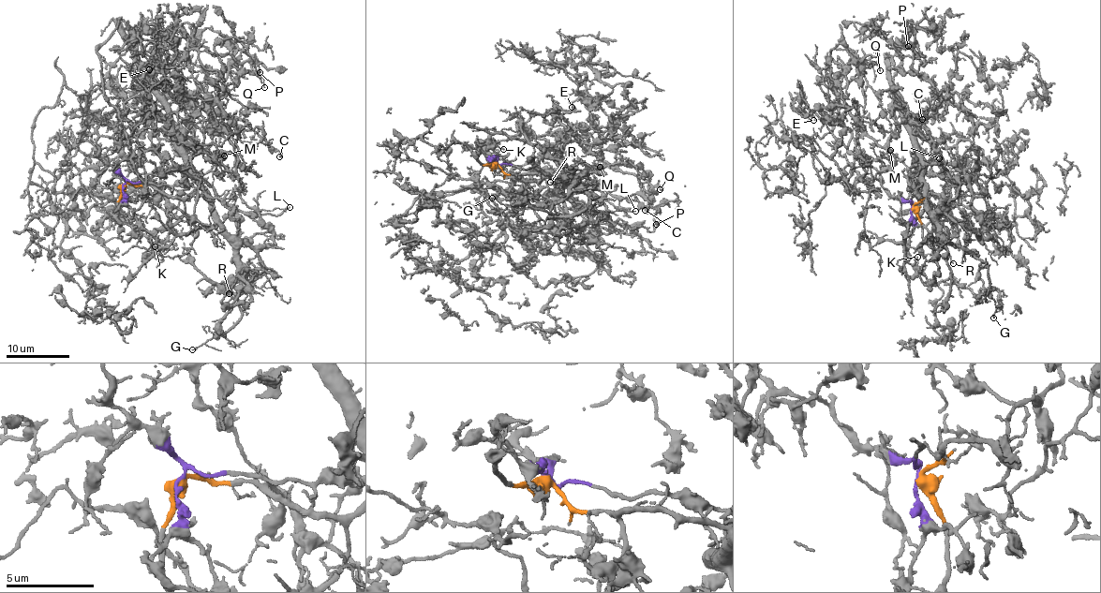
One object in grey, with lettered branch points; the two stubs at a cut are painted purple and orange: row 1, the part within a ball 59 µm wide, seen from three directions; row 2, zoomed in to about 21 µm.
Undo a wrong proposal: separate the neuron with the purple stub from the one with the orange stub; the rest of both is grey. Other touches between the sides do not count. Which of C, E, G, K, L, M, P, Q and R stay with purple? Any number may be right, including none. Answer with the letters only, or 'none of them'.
C, E, M, P, Q

